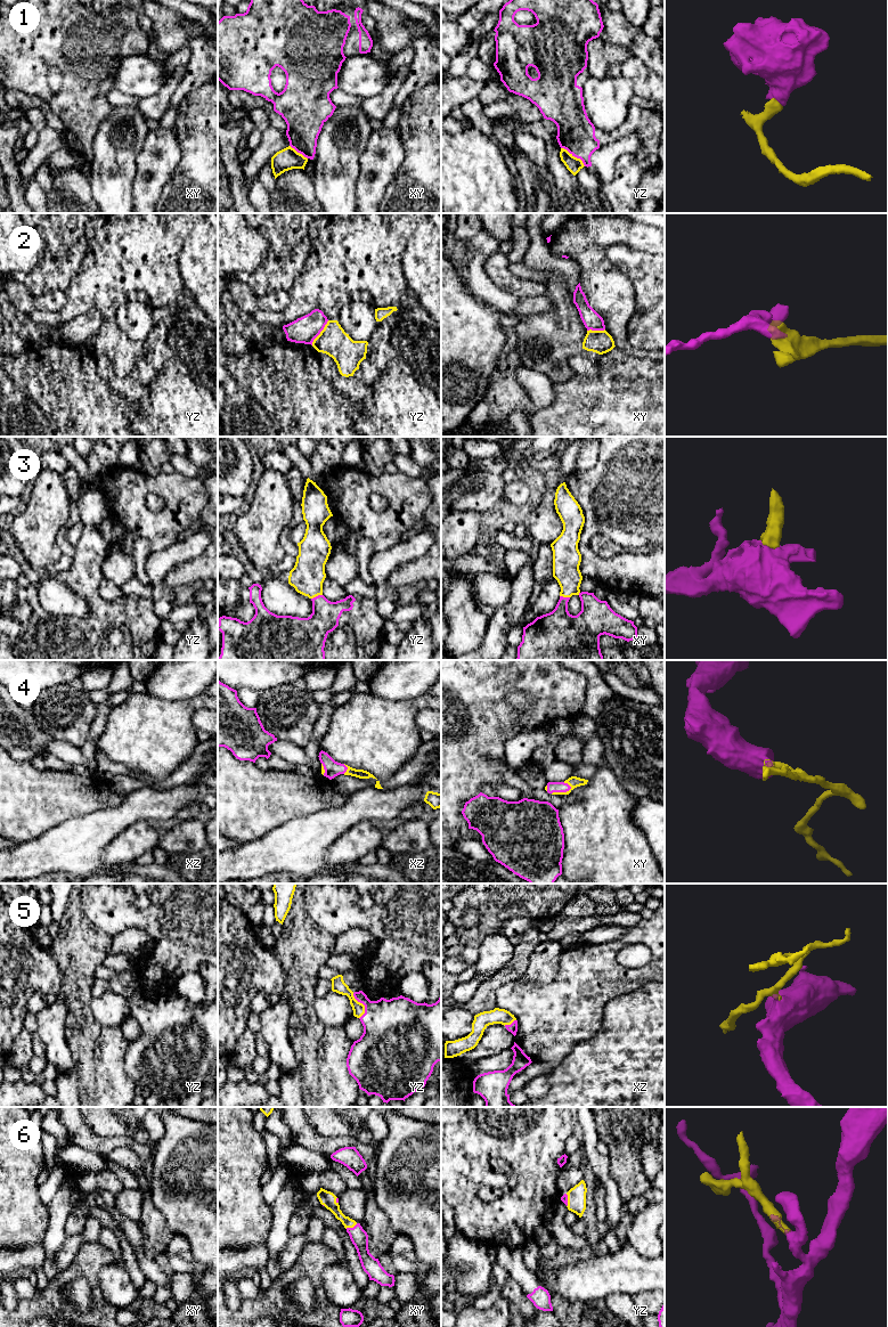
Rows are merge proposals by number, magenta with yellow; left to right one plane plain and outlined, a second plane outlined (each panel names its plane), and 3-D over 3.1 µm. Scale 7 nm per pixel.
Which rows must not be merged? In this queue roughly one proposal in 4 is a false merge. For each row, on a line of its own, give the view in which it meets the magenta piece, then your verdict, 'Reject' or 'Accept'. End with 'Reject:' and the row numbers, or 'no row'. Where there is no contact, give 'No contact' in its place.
1: Touches magenta in yz. Reject
2: Touches magenta in yz. Reject
3: Touches magenta in yz. Accept
4: Touches magenta in xy. Accept
5: Touches magenta in yz. Accept
6: Touches magenta in xy. Accept
Reject: 1, 2

